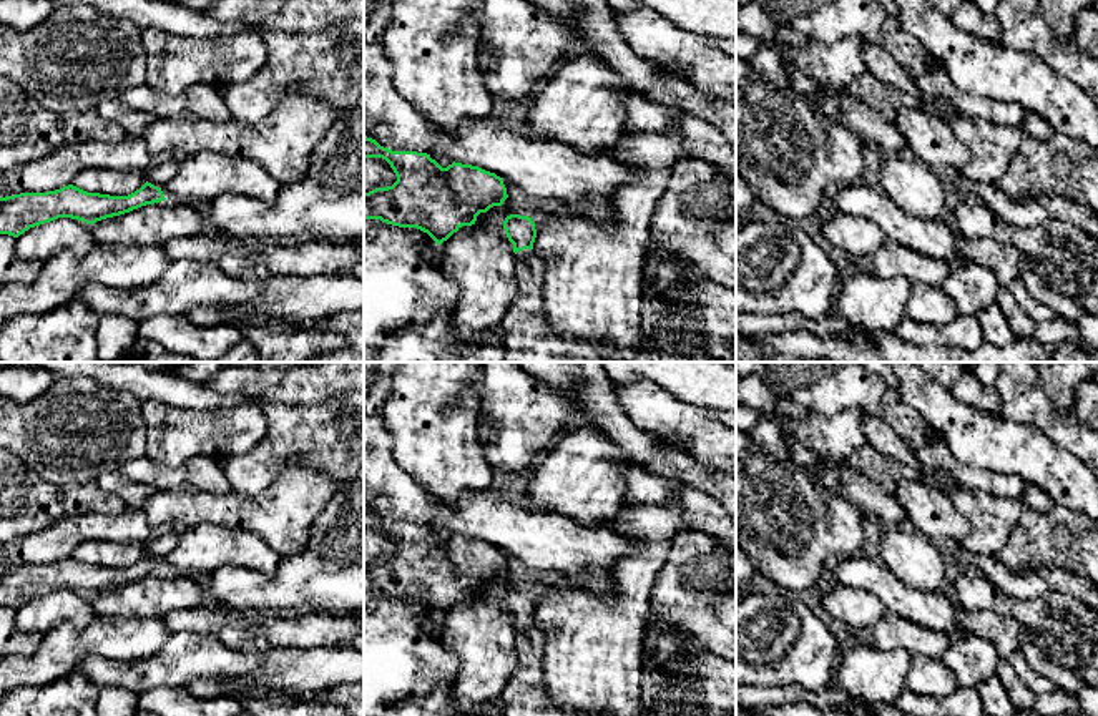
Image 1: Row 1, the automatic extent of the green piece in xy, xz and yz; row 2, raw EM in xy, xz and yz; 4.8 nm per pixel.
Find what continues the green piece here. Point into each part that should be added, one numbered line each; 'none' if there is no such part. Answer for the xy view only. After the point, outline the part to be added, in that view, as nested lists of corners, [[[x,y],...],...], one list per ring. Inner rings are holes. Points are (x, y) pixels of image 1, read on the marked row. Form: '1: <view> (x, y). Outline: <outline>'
none

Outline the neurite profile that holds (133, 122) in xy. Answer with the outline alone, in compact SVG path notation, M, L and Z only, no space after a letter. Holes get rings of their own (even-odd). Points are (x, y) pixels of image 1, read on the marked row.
M103 98L95 111L106 121L121 126L128 135L136 136L141 136L158 120L151 113L125 105L120 98Z

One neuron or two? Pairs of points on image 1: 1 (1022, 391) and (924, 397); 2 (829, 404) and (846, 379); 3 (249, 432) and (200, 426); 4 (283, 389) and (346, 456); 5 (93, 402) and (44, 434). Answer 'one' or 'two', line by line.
1: two
2: one
3: one
4: two
5: one

